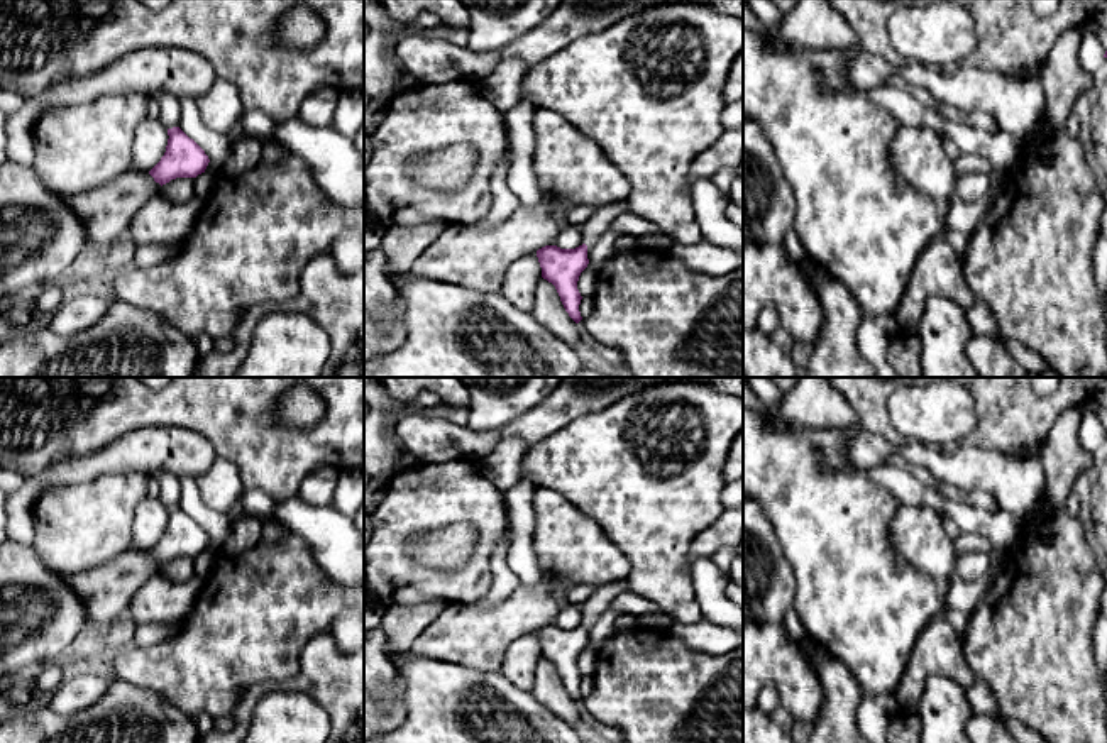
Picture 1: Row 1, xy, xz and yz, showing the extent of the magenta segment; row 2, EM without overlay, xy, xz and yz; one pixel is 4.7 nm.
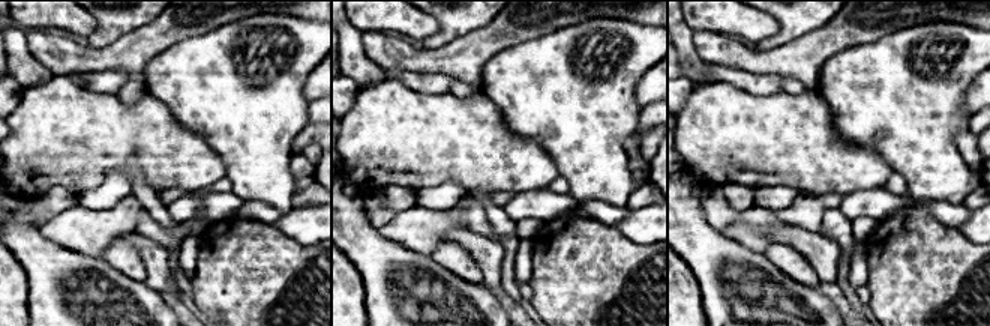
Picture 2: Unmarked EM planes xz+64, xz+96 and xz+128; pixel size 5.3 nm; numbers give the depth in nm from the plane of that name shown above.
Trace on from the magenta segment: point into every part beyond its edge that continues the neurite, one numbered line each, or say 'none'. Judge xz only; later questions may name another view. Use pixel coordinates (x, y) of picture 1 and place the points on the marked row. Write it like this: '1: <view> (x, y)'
none

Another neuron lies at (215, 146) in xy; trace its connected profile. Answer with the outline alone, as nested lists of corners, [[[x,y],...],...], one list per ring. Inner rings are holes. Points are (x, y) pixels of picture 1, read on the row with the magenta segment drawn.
[[[179,100],[179,129],[205,151],[213,166],[220,168],[227,161],[230,151],[227,135],[205,125],[196,100]]]

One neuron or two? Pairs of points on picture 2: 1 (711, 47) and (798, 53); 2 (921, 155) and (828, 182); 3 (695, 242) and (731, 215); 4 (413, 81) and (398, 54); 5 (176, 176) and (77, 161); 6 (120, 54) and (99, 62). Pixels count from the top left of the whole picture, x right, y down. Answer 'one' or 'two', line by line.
1: one
2: two
3: two
4: two
5: one
6: one

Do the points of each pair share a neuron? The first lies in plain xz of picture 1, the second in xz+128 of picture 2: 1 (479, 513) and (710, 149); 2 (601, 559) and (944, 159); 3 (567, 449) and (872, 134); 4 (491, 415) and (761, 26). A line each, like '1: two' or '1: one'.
1: one
2: two
3: one
4: two

